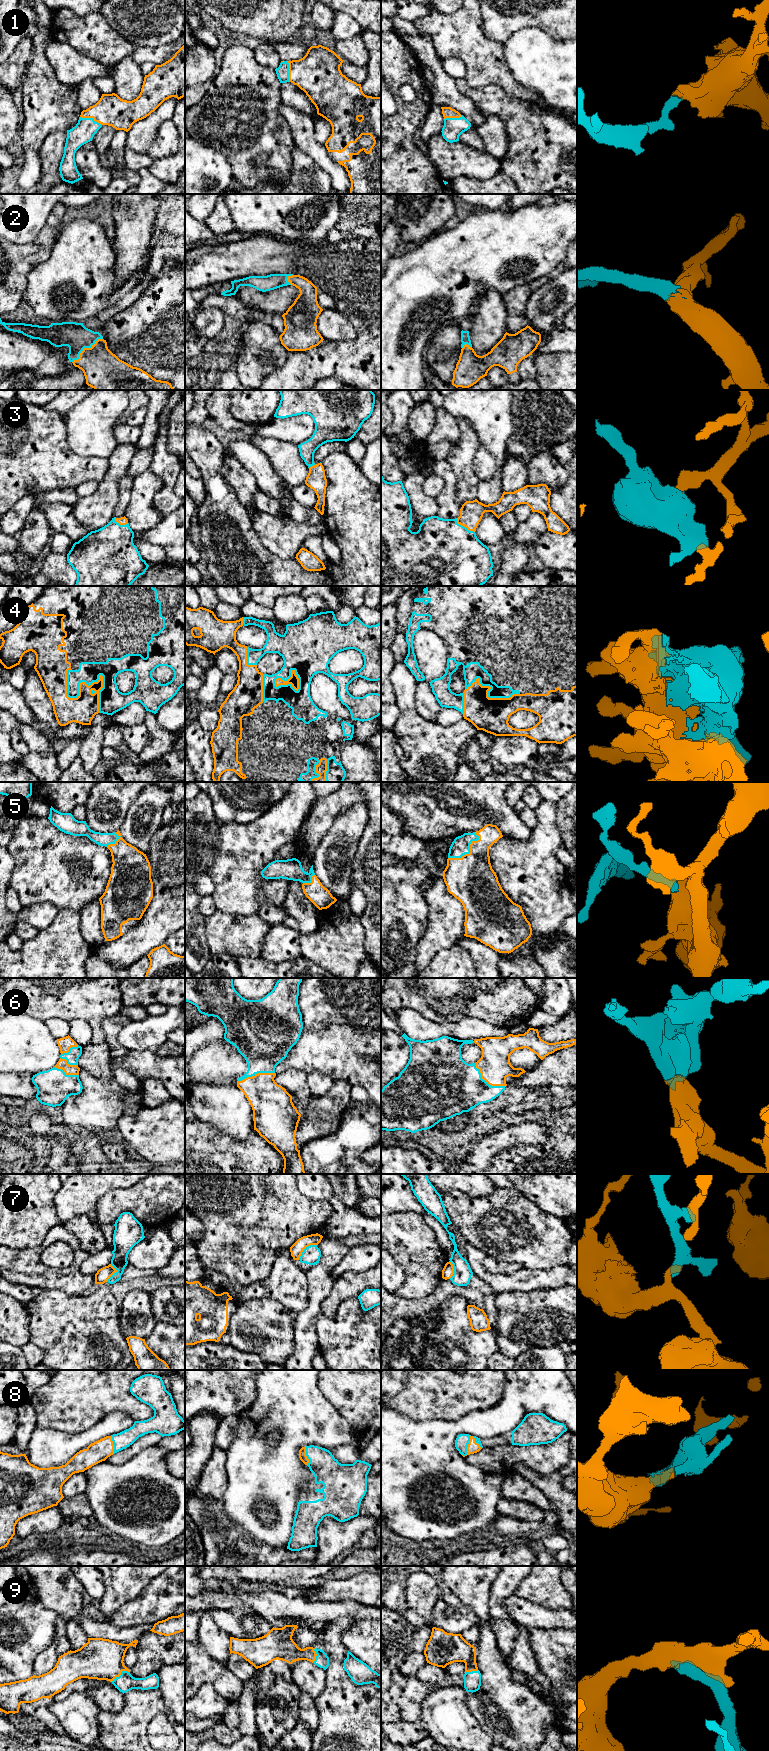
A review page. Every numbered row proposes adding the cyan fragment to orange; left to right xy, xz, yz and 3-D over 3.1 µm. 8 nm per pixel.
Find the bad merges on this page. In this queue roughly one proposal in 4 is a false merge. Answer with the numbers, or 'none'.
7

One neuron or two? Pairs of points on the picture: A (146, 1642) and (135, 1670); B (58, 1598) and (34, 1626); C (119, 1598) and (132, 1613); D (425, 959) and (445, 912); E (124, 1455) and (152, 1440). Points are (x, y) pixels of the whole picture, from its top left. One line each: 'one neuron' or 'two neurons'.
A: one neuron
B: two neurons
C: two neurons
D: one neuron
E: one neuron

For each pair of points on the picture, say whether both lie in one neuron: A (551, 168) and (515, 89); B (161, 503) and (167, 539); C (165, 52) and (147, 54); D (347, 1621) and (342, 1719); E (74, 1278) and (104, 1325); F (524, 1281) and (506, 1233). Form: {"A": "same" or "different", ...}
{"A": "different", "B": "different", "C": "same", "D": "same", "E": "different", "F": "different"}

